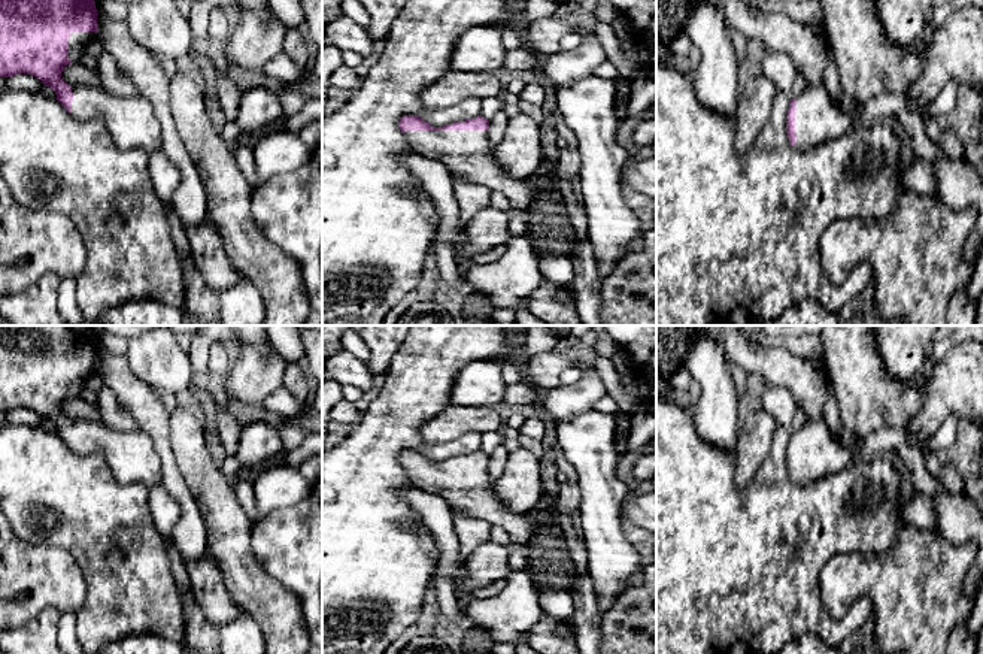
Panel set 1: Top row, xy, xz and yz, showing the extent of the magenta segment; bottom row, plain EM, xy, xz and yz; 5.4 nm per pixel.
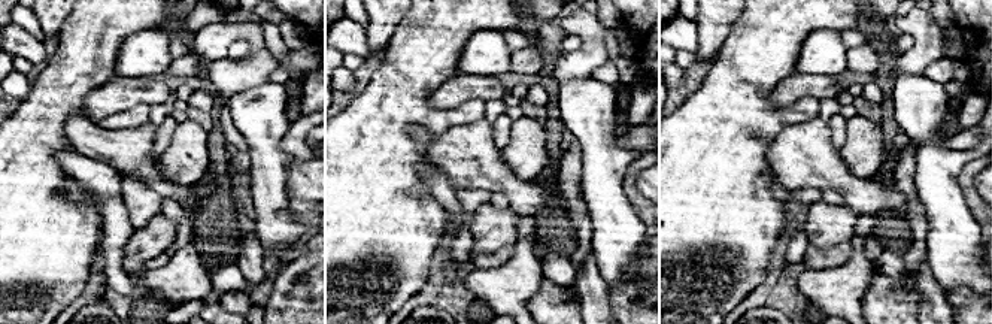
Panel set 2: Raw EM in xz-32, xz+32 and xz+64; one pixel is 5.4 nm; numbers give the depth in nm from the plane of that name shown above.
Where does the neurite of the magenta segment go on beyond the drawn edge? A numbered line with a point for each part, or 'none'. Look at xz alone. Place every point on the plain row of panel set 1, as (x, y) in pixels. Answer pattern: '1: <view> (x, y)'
1: xz (467, 489)

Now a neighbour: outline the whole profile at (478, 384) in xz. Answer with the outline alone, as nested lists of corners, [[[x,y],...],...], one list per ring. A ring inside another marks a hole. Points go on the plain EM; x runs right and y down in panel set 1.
[[[474,360],[461,367],[452,385],[450,405],[482,408],[503,402],[506,384],[501,361]]]

